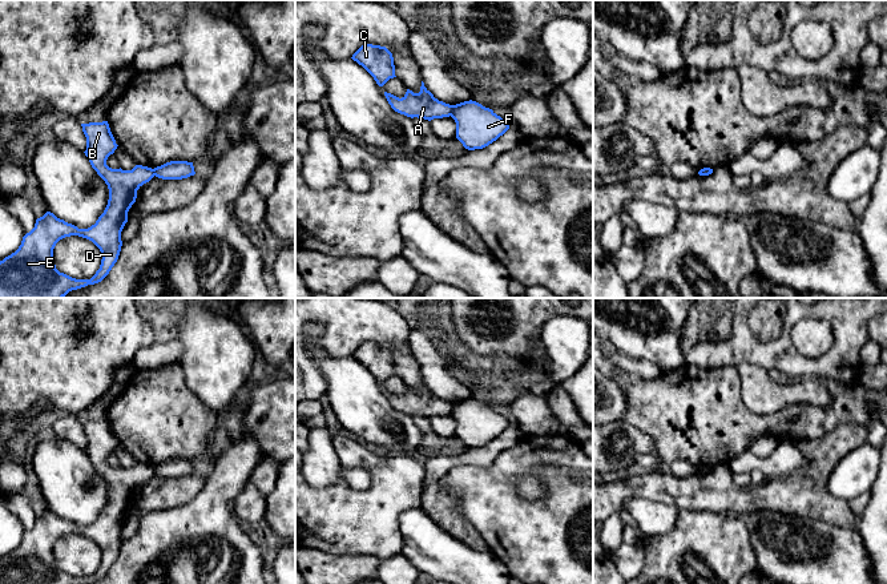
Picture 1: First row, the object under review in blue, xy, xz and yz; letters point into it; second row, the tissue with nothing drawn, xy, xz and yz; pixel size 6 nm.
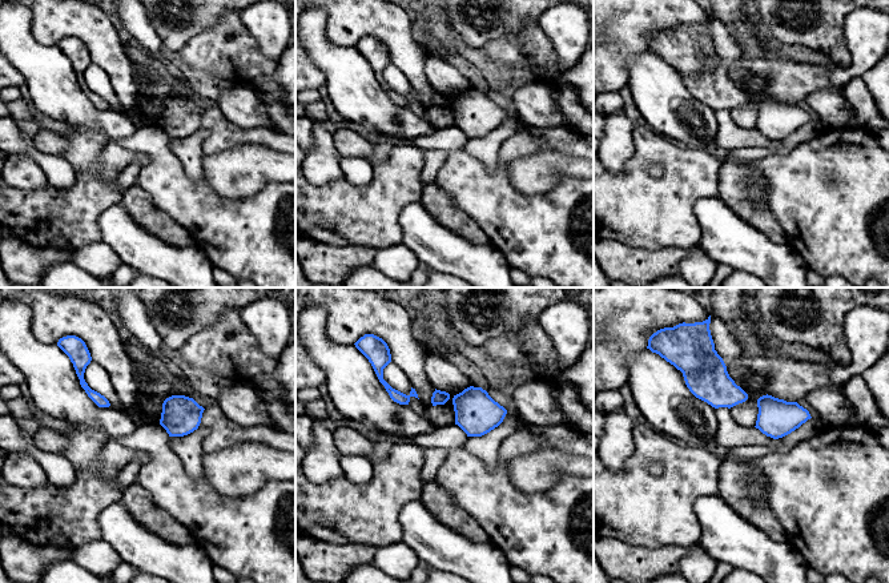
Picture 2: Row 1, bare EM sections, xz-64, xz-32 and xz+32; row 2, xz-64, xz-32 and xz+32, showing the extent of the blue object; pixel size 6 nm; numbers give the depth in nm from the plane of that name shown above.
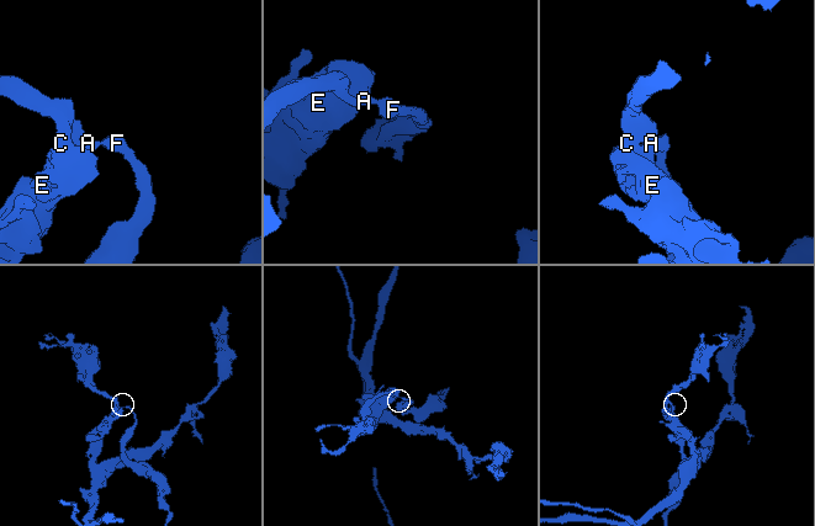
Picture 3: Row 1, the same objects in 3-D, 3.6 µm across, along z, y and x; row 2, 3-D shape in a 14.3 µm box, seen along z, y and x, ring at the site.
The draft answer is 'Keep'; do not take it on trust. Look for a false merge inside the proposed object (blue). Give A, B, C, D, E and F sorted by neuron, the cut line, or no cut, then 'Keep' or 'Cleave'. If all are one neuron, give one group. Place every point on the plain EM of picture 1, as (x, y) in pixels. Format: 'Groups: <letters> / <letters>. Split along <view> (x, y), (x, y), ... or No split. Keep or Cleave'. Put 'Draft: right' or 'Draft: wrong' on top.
Draft: wrong
Groups: A B C D E / F. Split along xz (454, 403), (450, 413). Cleave

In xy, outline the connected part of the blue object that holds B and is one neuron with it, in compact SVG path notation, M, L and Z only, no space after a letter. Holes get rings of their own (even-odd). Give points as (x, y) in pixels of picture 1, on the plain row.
M108 419L81 422L81 424L86 435L84 451L109 487L104 511L90 525L78 527L47 510L23 535L19 547L0 559L0 584L94 583L101 580L117 560L128 510L136 500L137 488L154 475L154 467L142 463L136 463L132 468L109 466L106 458L118 443ZM70 533L92 539L102 552L100 567L90 577L76 577L56 567L53 547L60 537Z

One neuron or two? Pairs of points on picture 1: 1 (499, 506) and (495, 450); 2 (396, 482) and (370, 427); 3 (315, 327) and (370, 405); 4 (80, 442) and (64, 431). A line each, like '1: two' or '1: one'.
1: two
2: two
3: one
4: one

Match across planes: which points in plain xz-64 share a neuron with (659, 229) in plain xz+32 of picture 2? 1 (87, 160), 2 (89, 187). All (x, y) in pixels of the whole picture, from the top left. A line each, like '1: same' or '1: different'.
1: different
2: same

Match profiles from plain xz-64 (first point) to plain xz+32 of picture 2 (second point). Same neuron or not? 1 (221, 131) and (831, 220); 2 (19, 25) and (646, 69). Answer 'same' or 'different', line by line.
1: same
2: same

